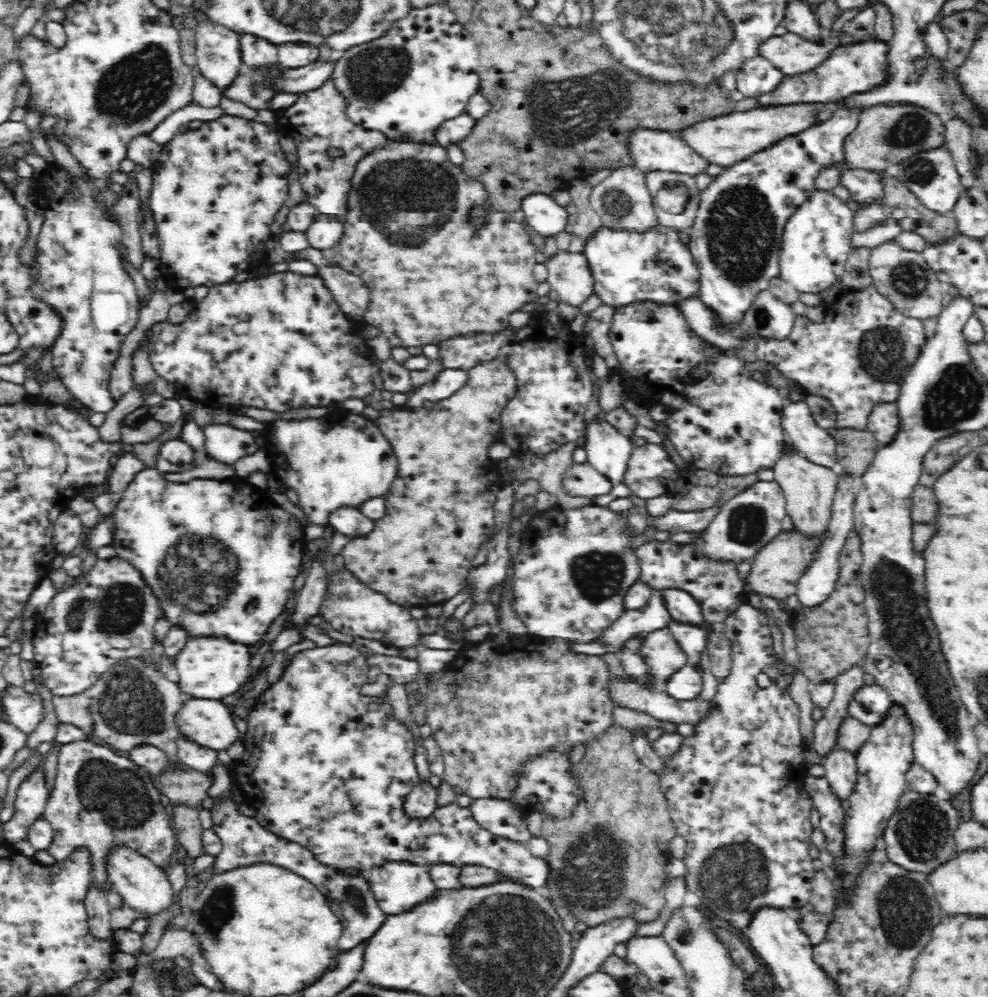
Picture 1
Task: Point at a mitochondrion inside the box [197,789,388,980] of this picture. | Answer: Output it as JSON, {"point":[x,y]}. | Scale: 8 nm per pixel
{"point":[355,896]}

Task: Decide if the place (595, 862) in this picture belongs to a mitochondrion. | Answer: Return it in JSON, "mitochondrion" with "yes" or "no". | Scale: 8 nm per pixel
{"mitochondrion":"yes"}

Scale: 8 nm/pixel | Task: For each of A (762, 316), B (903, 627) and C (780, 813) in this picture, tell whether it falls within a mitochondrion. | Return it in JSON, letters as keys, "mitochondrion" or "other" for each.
{"A":"mitochondrion","B":"mitochondrion","C":"other"}

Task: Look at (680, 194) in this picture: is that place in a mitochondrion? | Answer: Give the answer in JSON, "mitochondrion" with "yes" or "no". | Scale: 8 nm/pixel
{"mitochondrion":"yes"}

